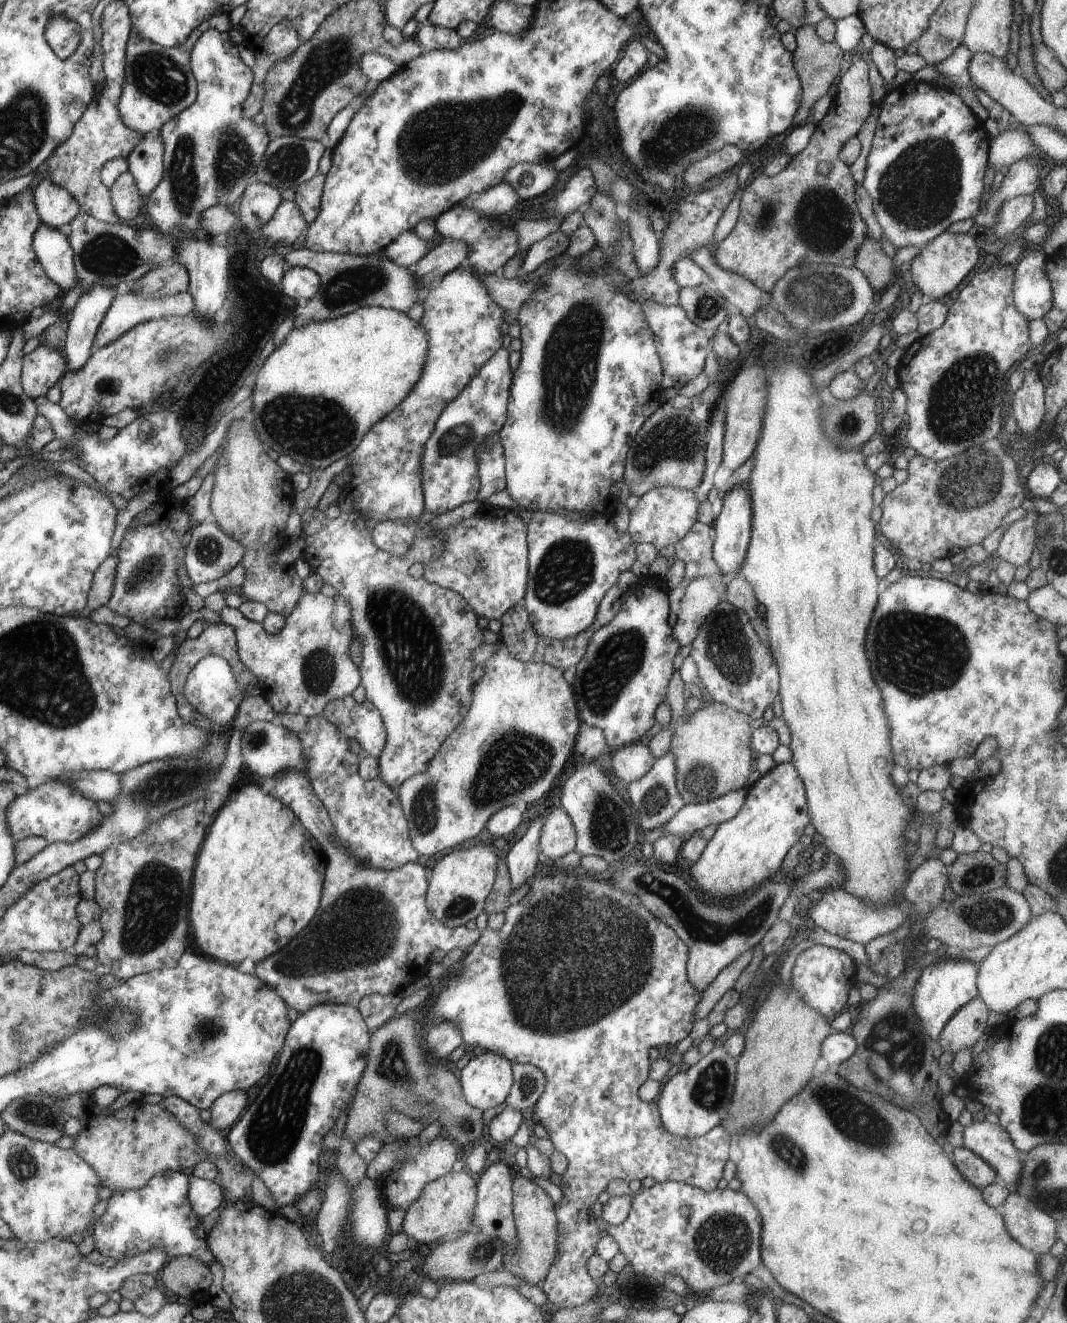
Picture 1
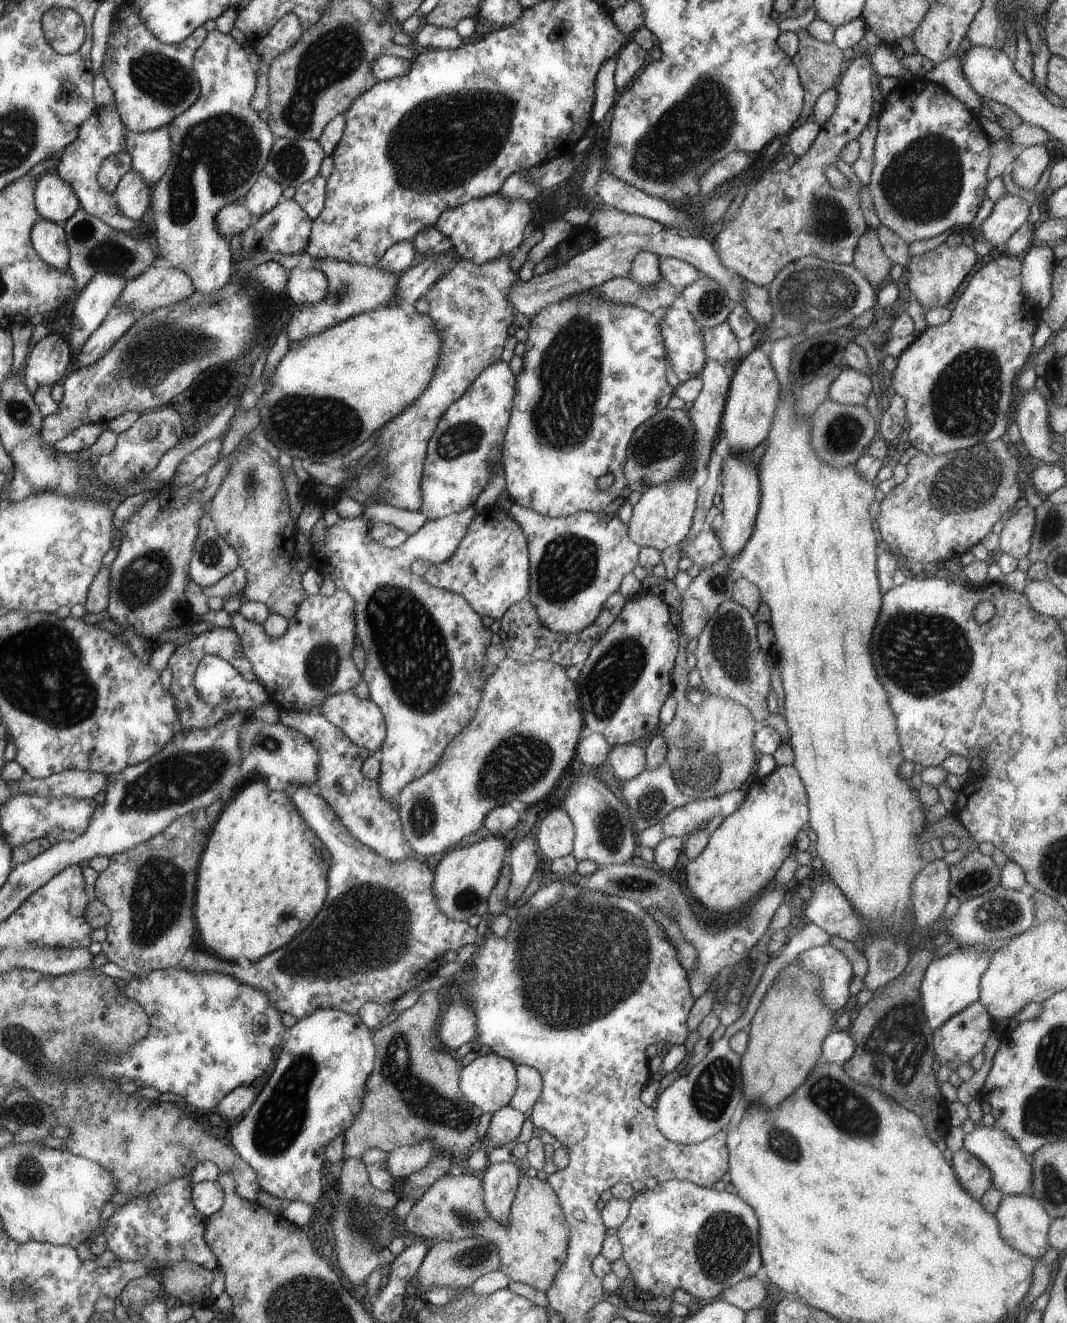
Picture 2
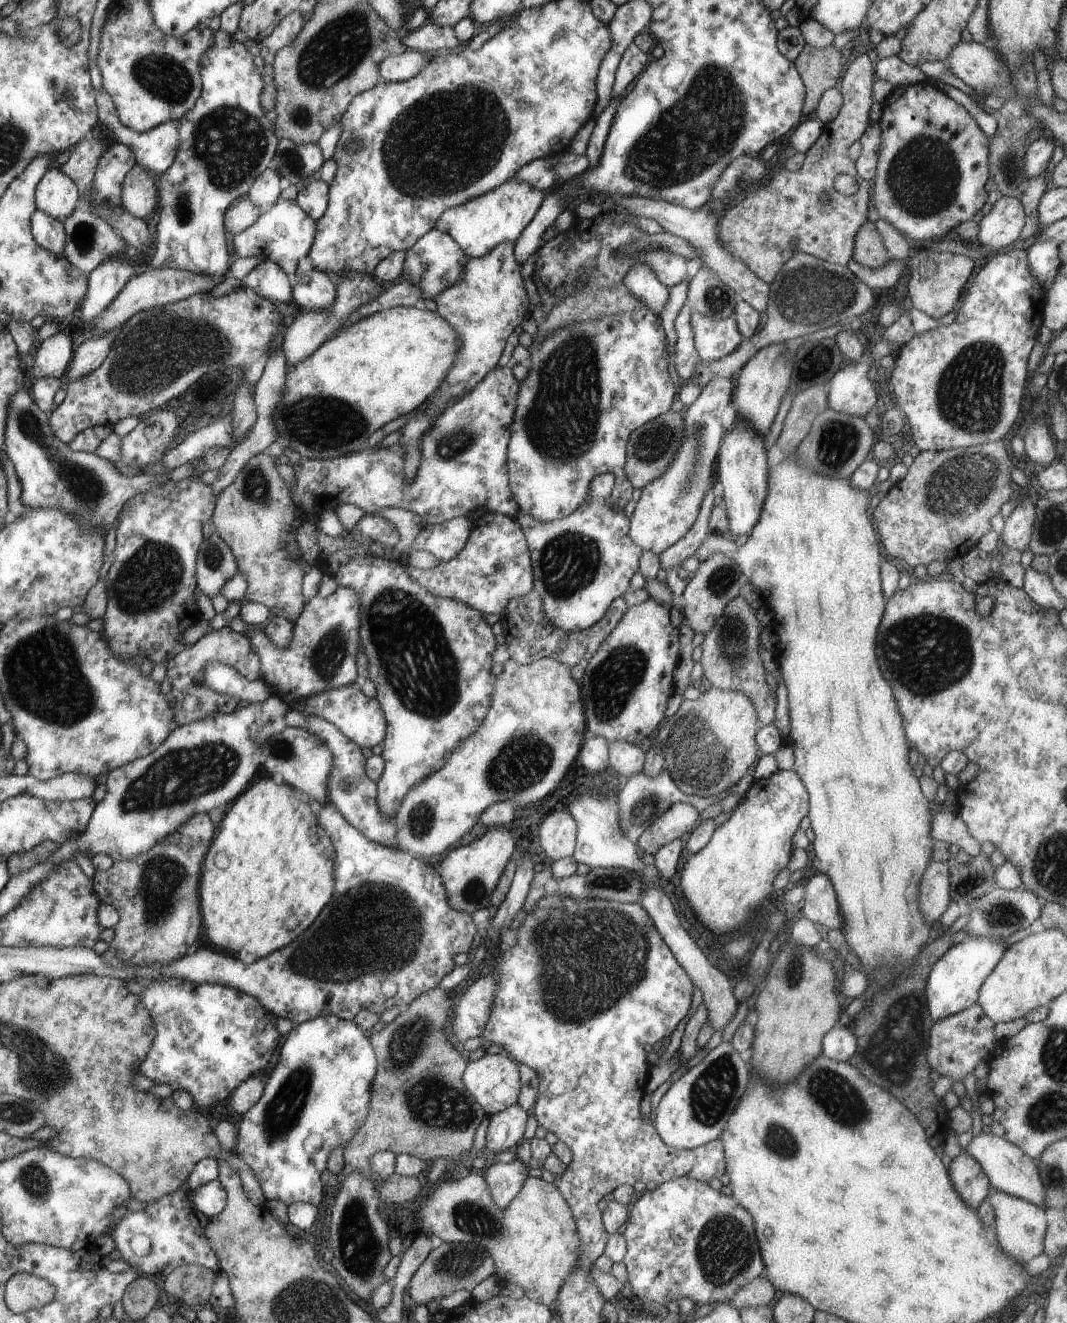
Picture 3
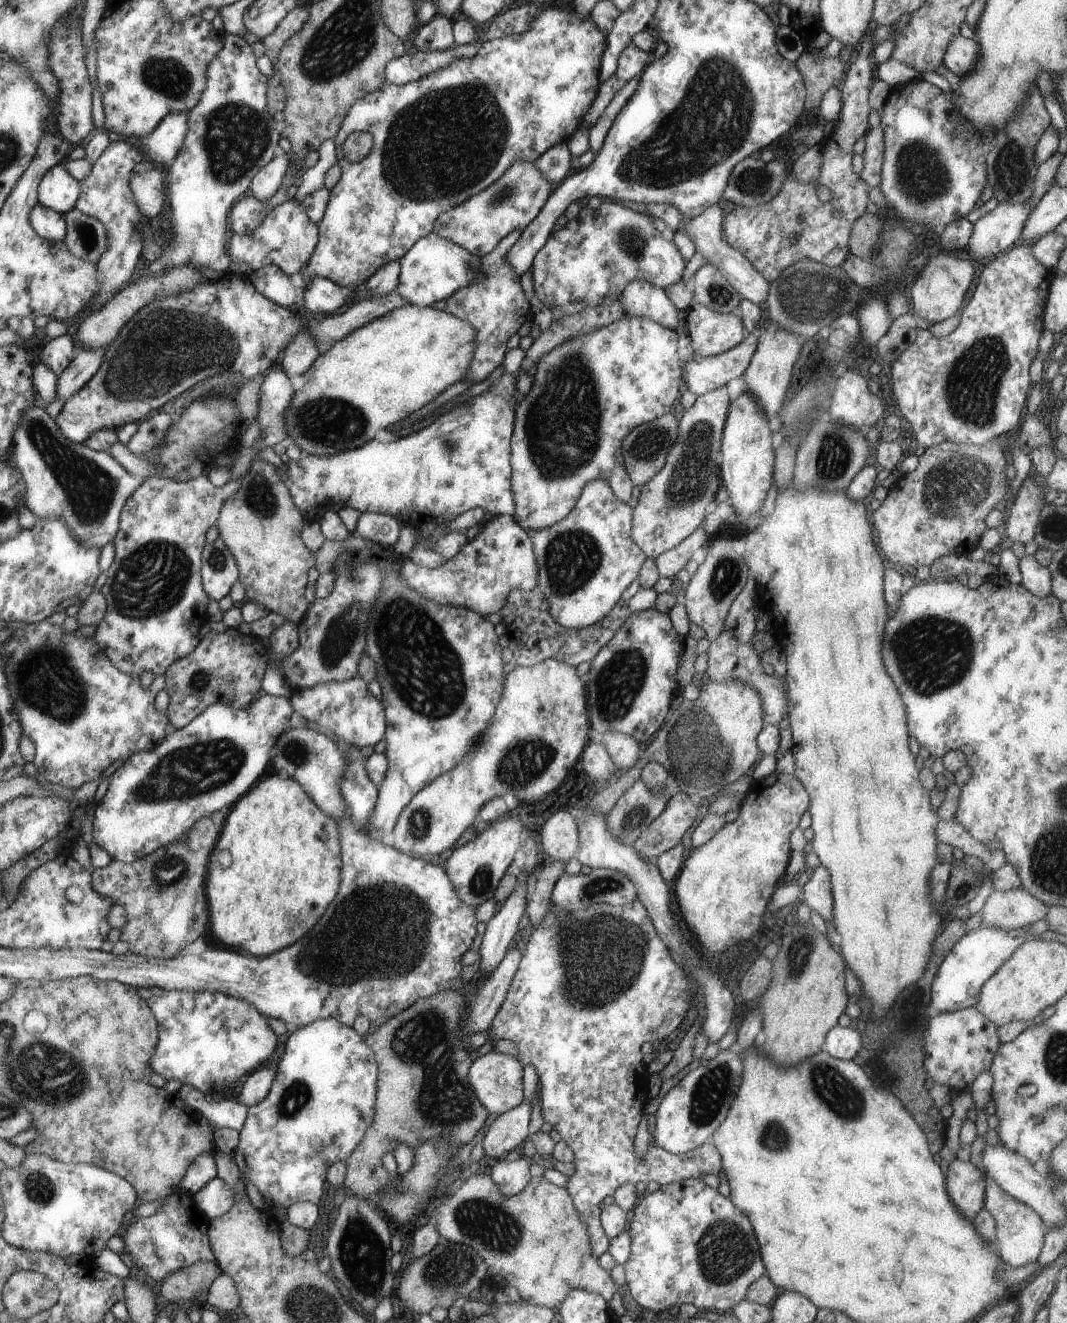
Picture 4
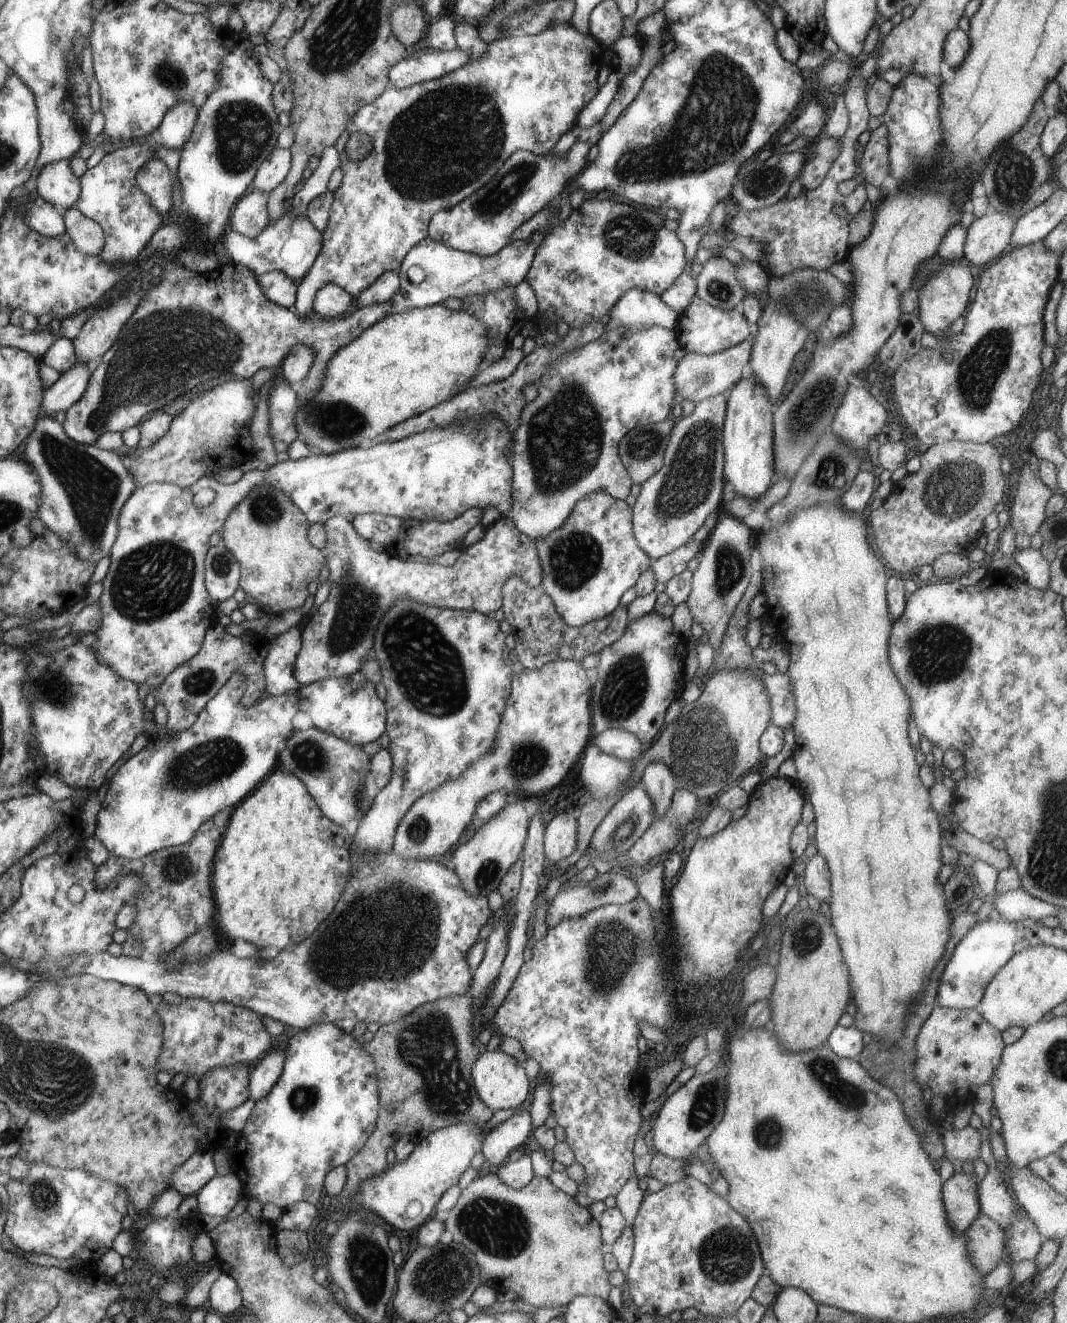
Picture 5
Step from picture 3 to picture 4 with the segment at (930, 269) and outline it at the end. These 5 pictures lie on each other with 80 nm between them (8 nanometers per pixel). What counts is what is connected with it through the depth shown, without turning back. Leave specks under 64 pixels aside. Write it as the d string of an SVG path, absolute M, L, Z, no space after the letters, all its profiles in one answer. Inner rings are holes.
M946 251L928 258L926 262L924 260L924 266L918 268L918 276L910 290L911 311L917 318L935 325L952 318L962 308L966 294L970 292L972 280L976 276L976 270L973 260L968 255Z

